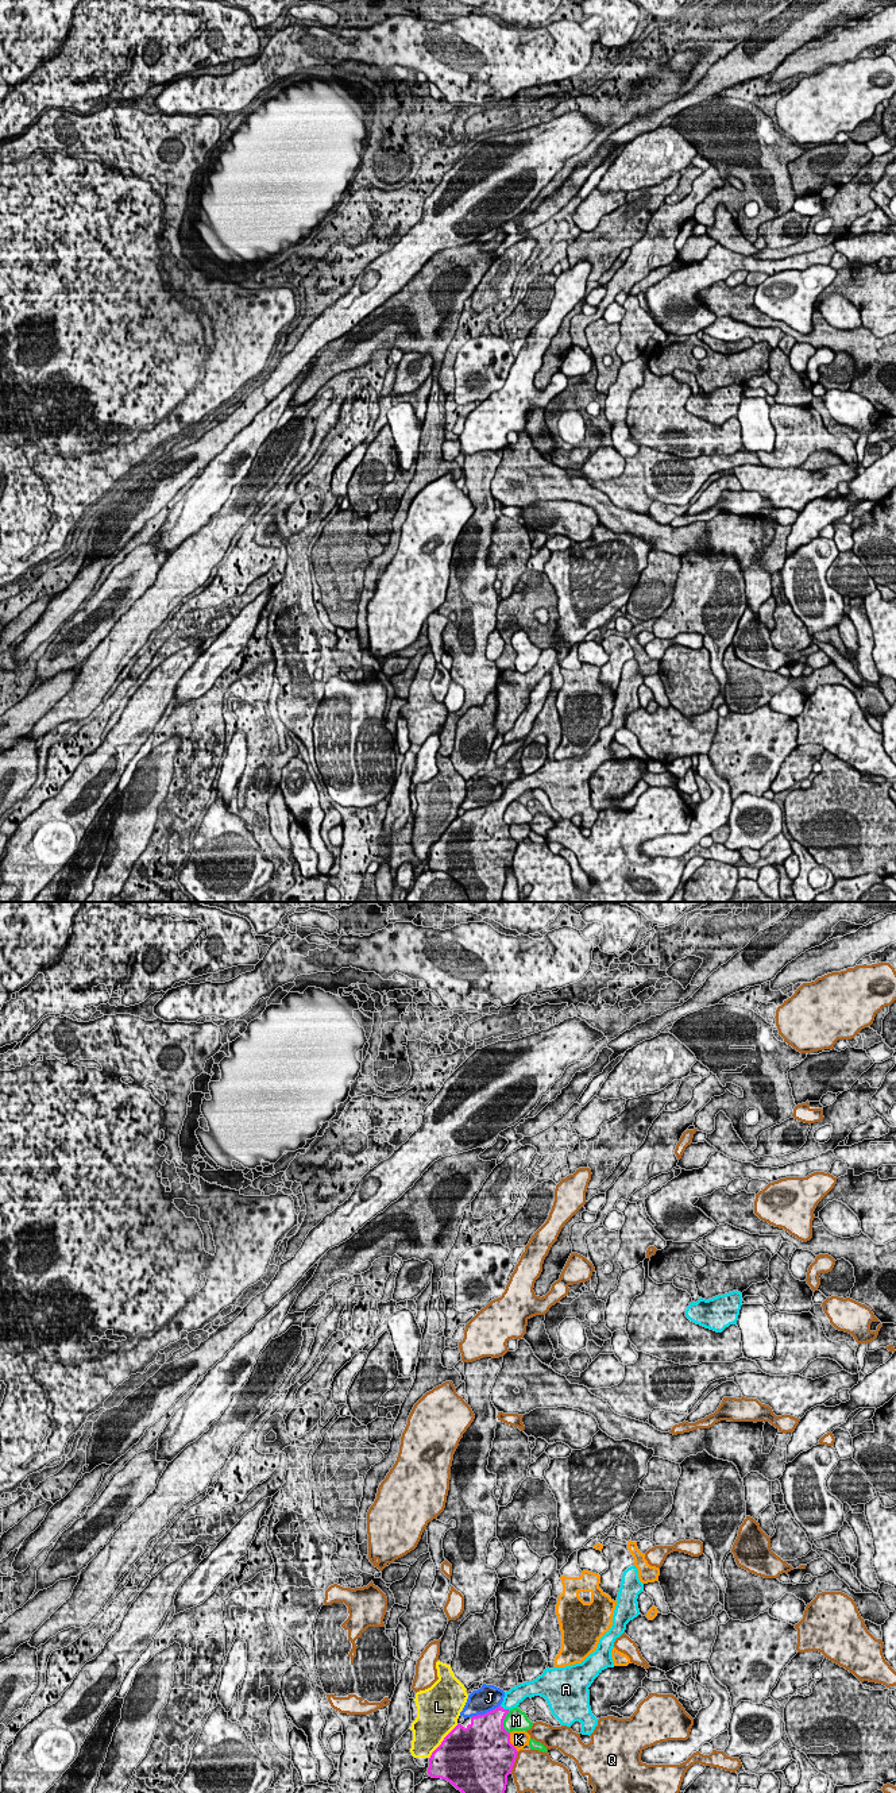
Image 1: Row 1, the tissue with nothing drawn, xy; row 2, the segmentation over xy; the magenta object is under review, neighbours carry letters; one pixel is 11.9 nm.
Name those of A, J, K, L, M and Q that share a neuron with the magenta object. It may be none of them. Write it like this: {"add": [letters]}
{"add": ["A"]}

